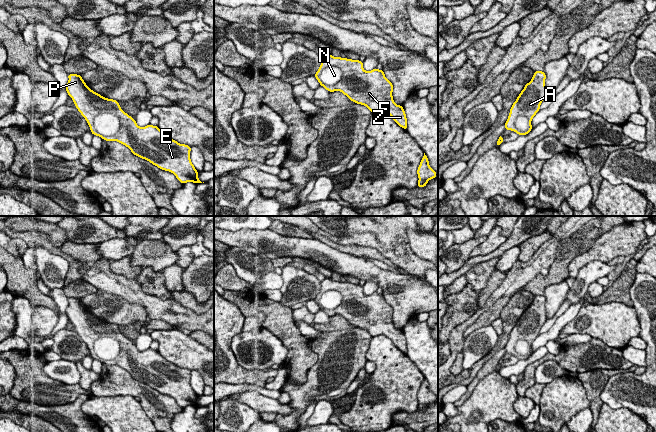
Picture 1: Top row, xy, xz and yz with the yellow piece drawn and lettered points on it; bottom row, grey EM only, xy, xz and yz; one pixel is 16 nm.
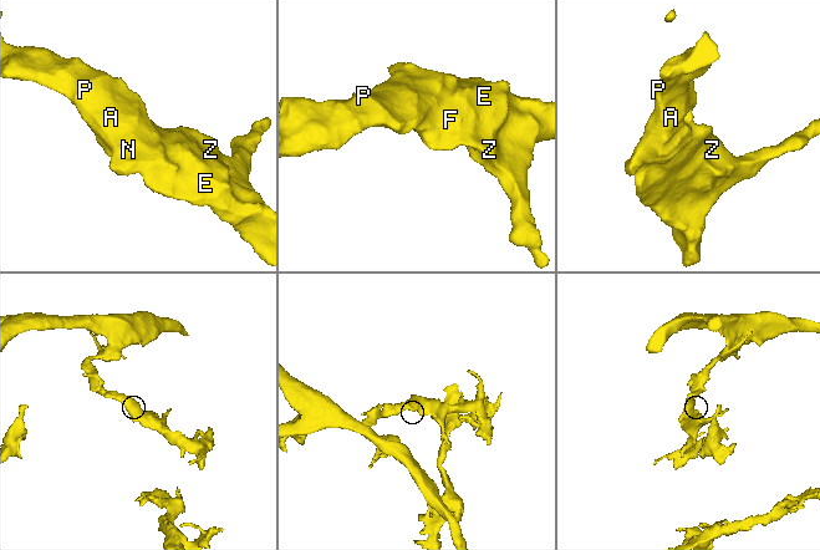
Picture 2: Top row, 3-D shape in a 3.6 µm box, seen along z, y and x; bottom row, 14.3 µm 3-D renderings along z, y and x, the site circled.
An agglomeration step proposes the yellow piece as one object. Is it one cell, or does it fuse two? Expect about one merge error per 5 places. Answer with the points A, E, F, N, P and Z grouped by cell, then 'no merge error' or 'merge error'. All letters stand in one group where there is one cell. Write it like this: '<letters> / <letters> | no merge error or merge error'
A E F N P Z | no merge error

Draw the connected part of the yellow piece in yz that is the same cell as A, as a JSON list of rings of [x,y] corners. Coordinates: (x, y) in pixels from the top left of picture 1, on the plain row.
[[[535,295],[531,305],[525,309],[513,327],[505,346],[505,354],[514,355],[519,360],[531,356],[531,344],[540,334],[540,329],[547,320],[545,303],[545,296]]]

